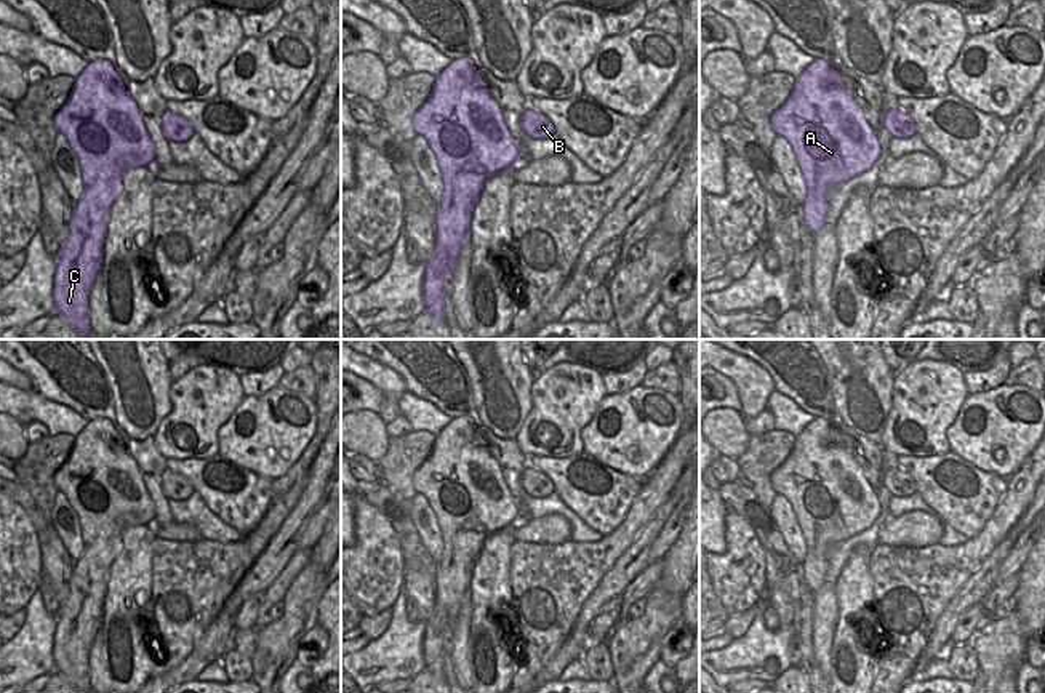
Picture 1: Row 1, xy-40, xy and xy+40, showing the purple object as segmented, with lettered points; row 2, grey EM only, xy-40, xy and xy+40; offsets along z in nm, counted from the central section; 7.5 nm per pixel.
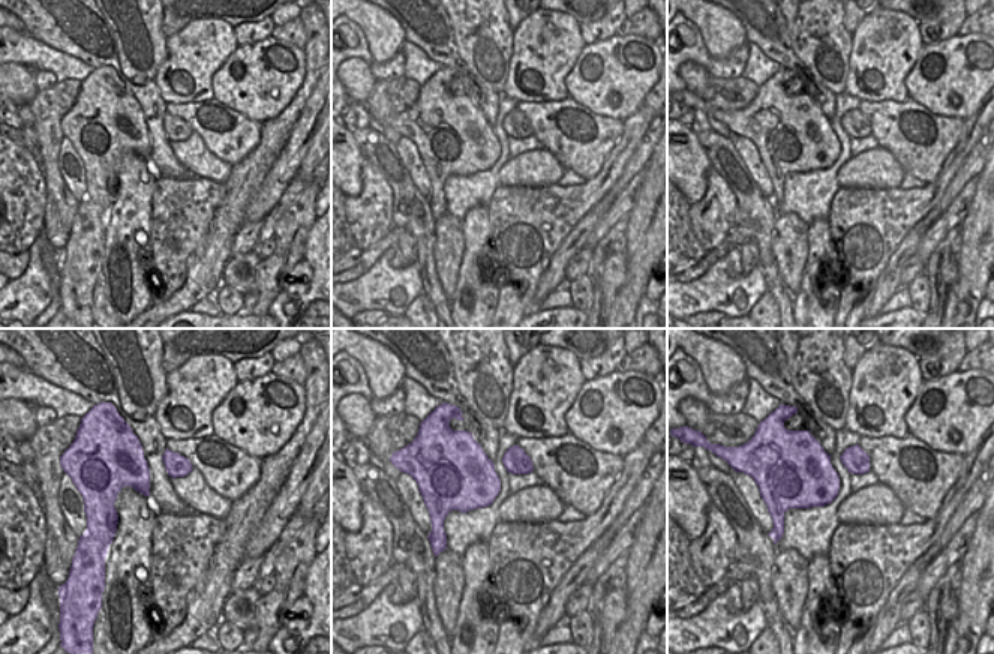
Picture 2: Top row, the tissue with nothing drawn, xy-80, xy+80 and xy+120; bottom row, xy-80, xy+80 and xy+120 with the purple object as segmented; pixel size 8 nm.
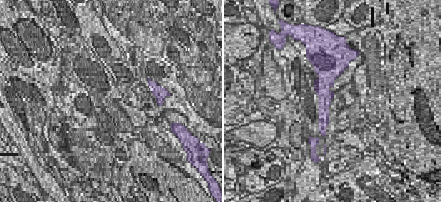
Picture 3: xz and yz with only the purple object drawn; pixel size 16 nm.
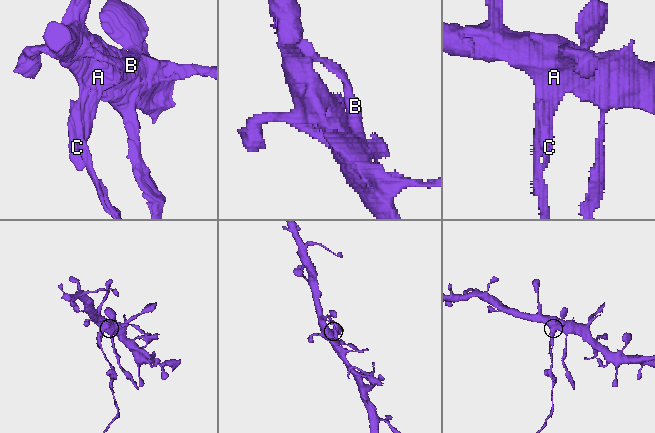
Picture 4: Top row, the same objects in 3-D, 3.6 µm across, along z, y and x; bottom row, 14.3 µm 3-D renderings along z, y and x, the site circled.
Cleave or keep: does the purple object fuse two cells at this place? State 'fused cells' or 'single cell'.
fused cells

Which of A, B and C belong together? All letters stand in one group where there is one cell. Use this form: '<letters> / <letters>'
A B / C

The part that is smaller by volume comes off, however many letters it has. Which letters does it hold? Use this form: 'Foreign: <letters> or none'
Foreign: C

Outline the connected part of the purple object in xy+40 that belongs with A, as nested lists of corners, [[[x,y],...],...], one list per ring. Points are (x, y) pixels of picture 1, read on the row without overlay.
[[[815,418],[795,437],[791,455],[771,474],[771,487],[792,506],[807,559],[826,557],[834,544],[867,530],[882,512],[875,488],[824,418]]]

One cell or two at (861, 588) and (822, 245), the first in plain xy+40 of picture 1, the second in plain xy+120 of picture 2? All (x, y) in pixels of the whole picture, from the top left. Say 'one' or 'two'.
one

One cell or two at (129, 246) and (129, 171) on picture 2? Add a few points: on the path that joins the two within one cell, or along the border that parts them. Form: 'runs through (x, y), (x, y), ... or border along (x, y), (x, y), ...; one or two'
runs through (129, 228), (129, 189); one

